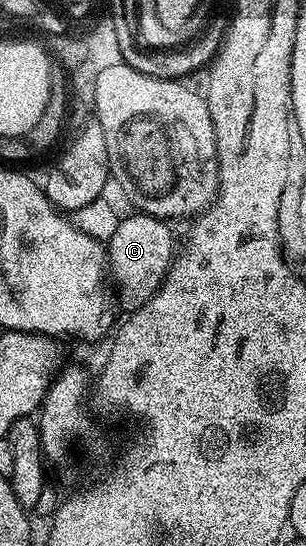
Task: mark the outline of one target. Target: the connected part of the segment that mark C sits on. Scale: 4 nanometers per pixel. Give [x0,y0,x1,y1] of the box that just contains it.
[107,211,175,311]

